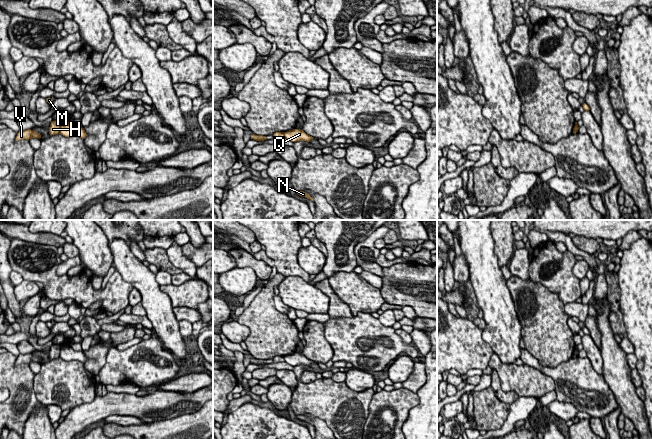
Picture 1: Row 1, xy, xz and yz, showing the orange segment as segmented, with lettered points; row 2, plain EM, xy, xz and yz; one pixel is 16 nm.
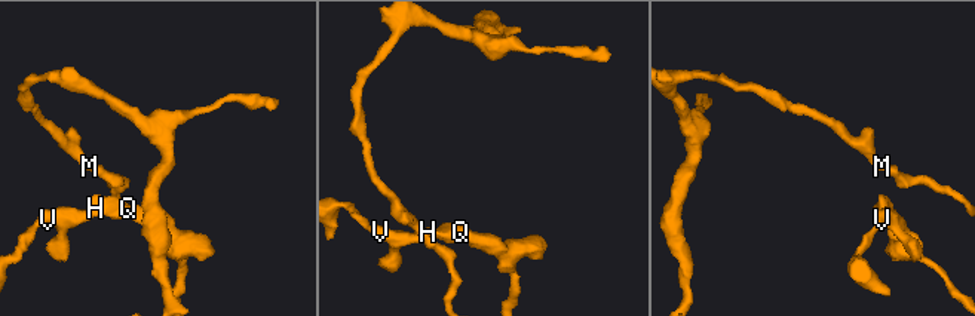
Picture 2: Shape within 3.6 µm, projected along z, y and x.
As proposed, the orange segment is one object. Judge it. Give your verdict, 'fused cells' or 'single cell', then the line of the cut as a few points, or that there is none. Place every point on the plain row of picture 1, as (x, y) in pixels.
fused cells; cut xy (61, 346), (59, 356)

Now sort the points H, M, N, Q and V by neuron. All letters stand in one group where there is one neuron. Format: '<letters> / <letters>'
H M N V / Q

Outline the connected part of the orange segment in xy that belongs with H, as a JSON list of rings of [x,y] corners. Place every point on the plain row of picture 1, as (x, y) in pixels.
[[[53,344],[50,347],[50,351],[49,351],[49,359],[56,359],[60,357],[60,351],[61,351],[61,346],[57,345],[57,344]]]

